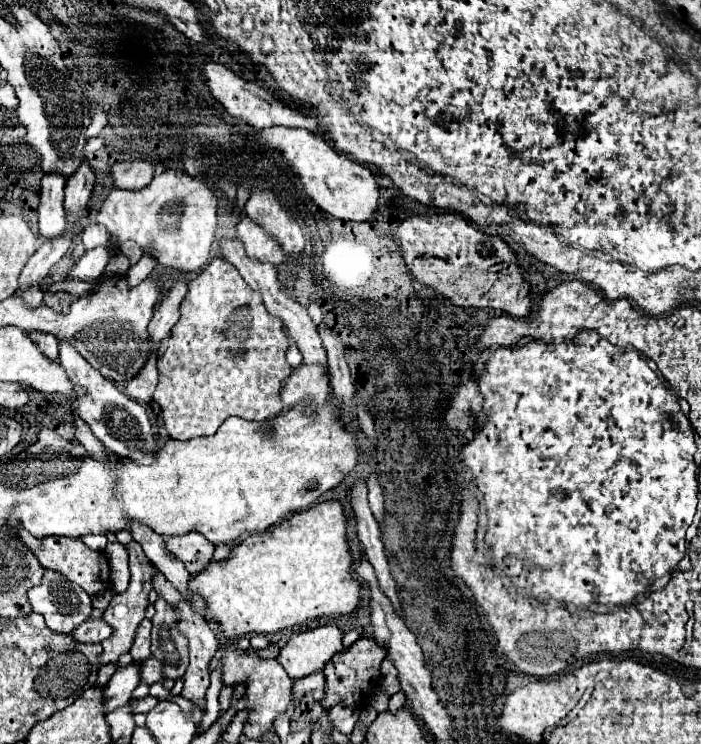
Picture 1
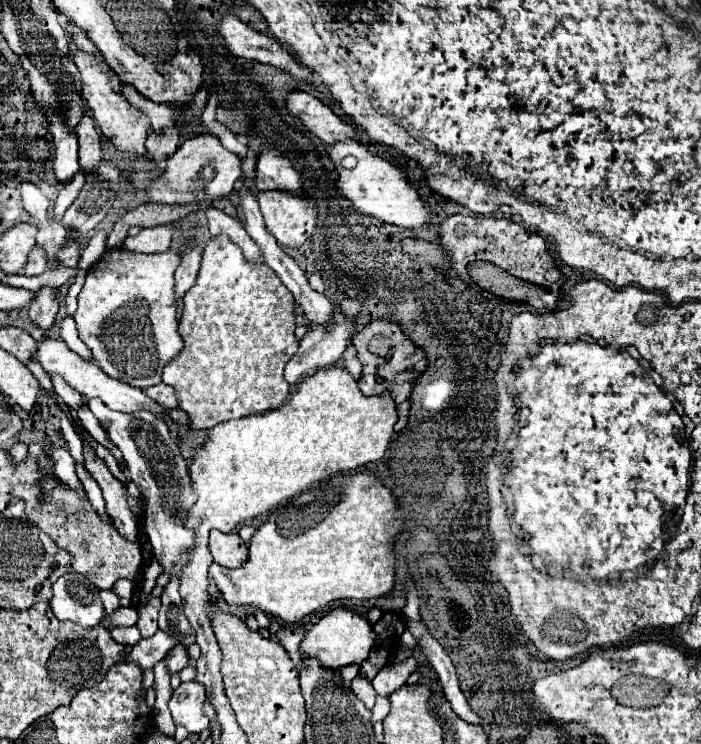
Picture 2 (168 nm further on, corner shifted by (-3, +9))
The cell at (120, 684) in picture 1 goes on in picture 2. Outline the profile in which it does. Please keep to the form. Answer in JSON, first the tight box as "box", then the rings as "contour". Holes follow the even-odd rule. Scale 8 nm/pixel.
{"box":[126,630,182,670],"contour":[[[158,630],[154,636],[150,638],[140,638],[138,644],[134,644],[126,656],[126,662],[136,662],[140,664],[140,668],[148,670],[152,668],[156,662],[164,660],[164,656],[182,640],[180,632],[176,634],[168,634],[164,630]]]}

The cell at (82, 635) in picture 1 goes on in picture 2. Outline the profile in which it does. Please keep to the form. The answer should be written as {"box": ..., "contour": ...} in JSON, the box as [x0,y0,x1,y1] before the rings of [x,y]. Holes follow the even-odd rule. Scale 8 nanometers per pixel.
{"box":[102,606,138,628],"contour":[[[122,606],[116,612],[112,612],[110,616],[106,616],[104,622],[102,622],[102,626],[106,626],[106,628],[110,628],[110,626],[134,626],[136,622],[138,622],[136,608],[132,608],[132,606],[124,608]]]}

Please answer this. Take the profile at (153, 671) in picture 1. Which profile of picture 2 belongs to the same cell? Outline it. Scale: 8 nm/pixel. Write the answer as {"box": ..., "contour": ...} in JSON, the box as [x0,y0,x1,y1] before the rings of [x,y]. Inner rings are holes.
{"box":[164,646,190,674],"contour":[[[184,646],[172,648],[172,652],[168,652],[168,656],[164,658],[164,662],[166,662],[166,666],[168,666],[168,670],[172,674],[174,672],[180,672],[182,668],[186,668],[188,666],[188,660],[190,660],[190,656],[188,656],[188,650]]]}

